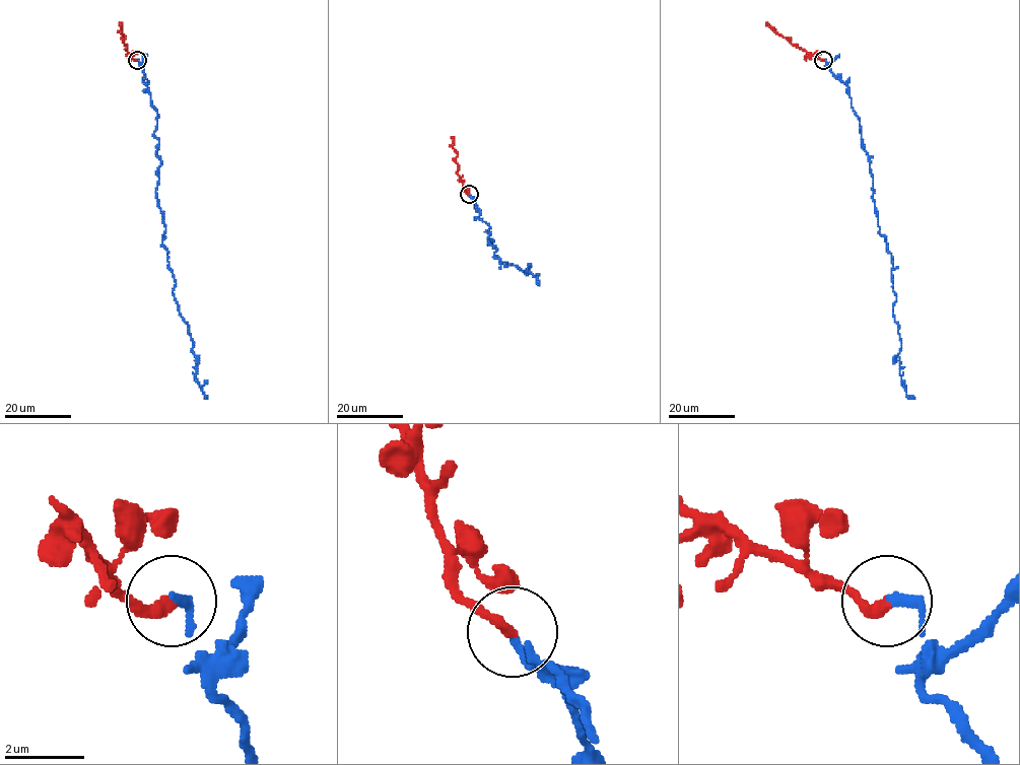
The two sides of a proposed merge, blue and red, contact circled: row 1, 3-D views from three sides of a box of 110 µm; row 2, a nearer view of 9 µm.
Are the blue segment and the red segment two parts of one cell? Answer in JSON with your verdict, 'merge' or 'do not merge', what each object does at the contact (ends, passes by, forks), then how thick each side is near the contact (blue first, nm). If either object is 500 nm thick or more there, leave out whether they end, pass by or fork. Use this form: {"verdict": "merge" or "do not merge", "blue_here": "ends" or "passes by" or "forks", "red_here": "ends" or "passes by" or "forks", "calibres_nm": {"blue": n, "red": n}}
{"verdict": "merge", "blue_here": "ends", "red_here": "ends", "calibres_nm": {"blue": 200, "red": 280}}

